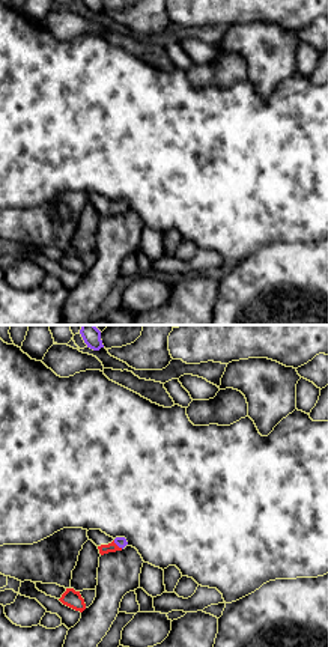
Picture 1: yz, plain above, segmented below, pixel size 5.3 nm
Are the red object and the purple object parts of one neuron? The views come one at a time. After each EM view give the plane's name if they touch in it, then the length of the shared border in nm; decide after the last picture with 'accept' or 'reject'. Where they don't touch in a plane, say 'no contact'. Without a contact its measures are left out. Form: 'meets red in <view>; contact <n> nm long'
meets red in yz; contact 70 nm long

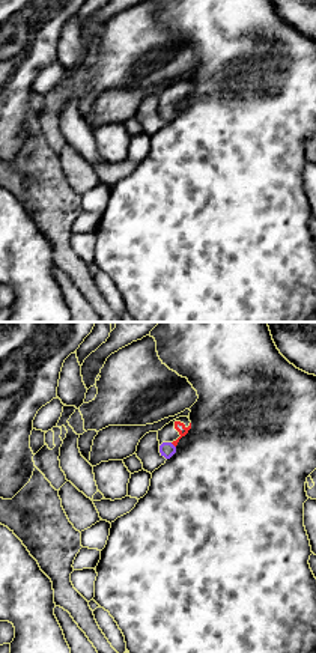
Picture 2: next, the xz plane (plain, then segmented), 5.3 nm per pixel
meets red in xz; contact 40 nm long

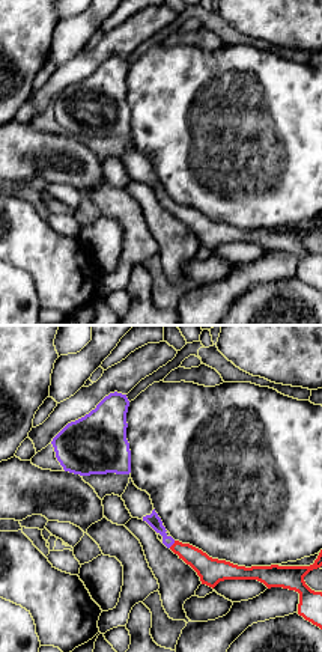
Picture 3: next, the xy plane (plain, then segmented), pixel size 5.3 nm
meets red in xy; contact 50 nm long

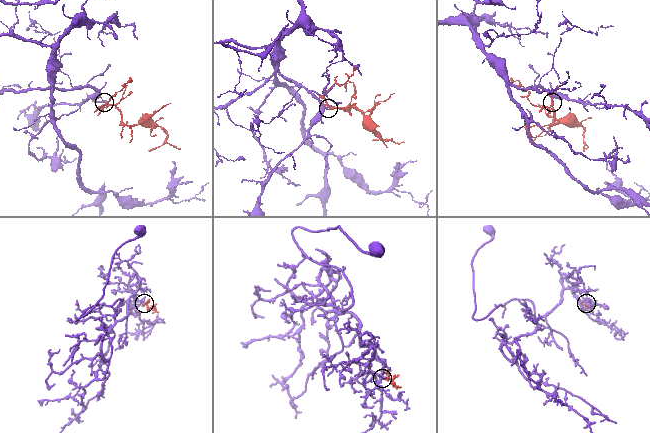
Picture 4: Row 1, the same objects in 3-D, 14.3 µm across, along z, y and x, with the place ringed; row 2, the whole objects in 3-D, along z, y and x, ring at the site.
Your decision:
accept

